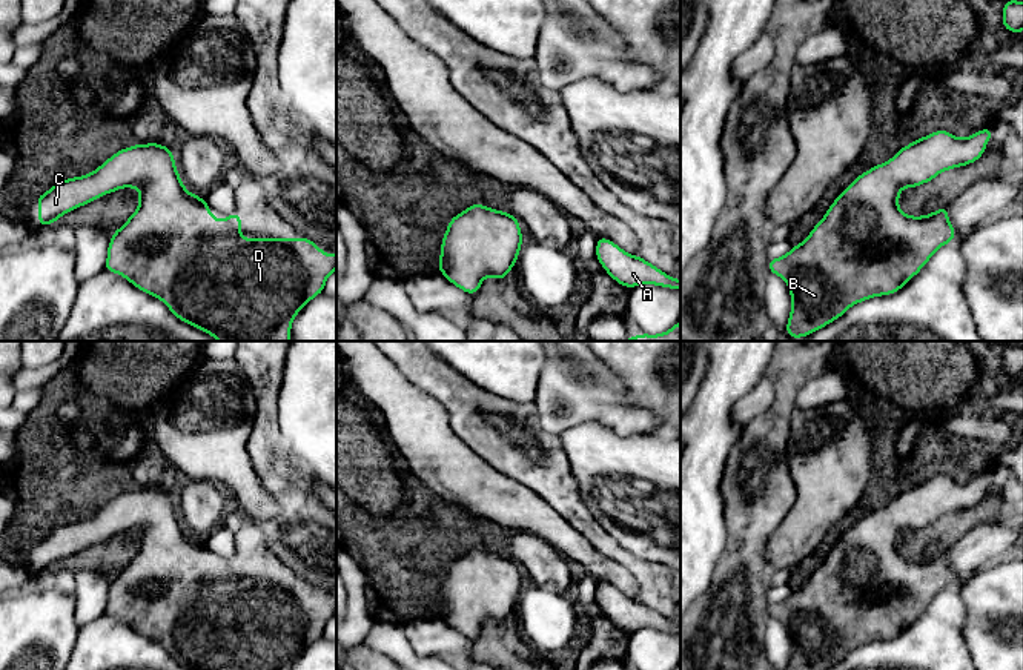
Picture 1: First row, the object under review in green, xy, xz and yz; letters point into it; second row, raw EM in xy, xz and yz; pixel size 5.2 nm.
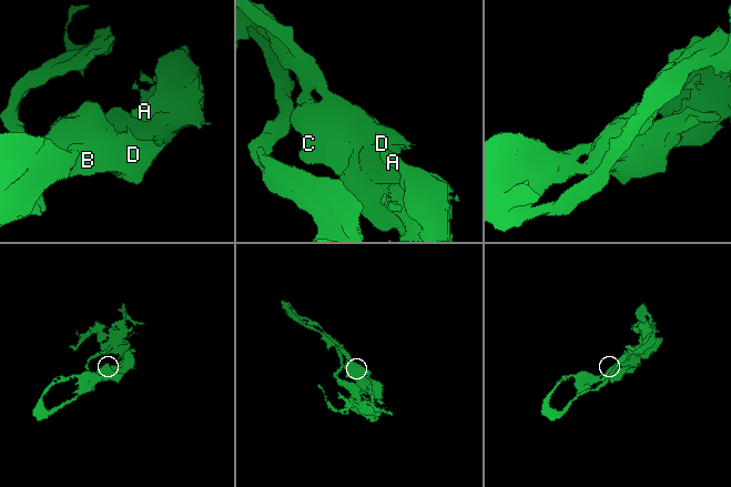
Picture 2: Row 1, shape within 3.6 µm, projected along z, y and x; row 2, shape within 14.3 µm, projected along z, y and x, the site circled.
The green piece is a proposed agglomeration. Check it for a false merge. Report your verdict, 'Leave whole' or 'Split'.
Leave whole

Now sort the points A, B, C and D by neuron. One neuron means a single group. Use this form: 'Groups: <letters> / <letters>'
Groups: A B C D

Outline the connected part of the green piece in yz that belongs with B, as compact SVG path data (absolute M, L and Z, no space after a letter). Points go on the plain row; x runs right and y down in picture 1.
M992 473L968 483L935 475L902 492L891 504L859 519L828 552L811 578L791 595L768 607L768 615L788 627L791 659L786 670L826 670L851 650L900 635L929 605L937 593L955 582L948 550L911 561L899 553L903 532L917 532L940 516L966 510L985 498Z

